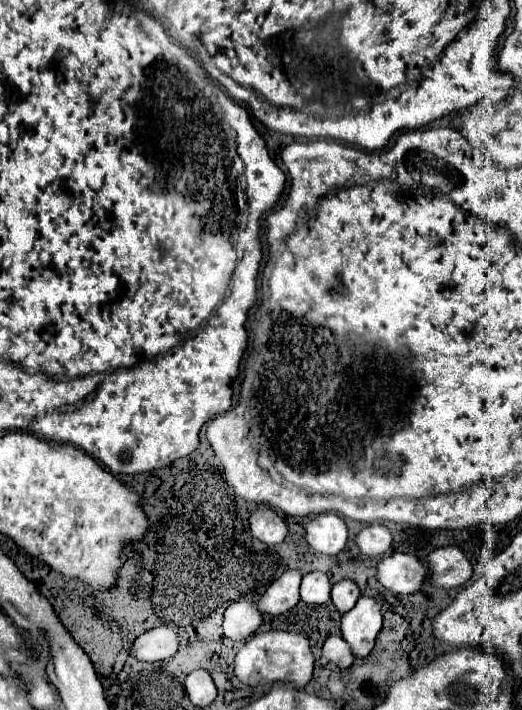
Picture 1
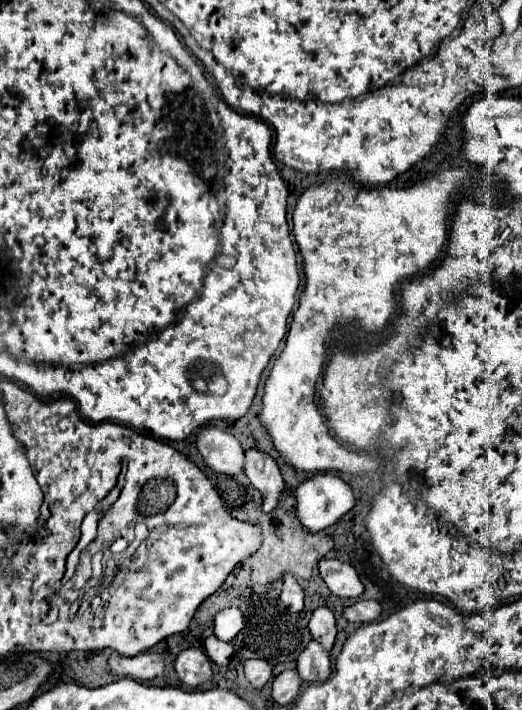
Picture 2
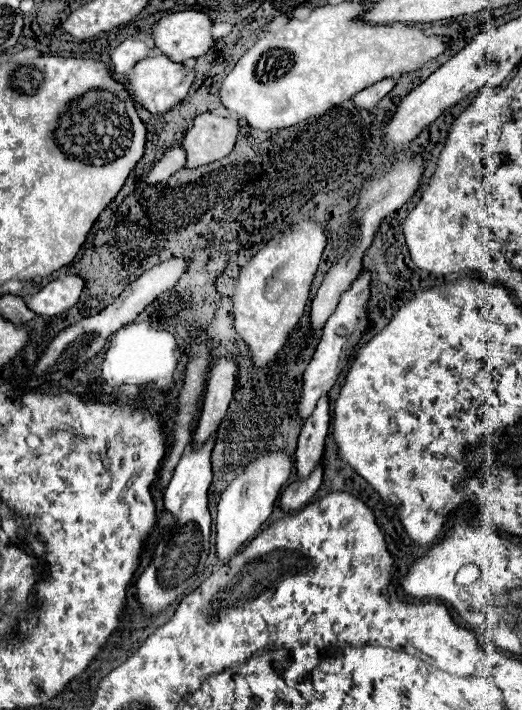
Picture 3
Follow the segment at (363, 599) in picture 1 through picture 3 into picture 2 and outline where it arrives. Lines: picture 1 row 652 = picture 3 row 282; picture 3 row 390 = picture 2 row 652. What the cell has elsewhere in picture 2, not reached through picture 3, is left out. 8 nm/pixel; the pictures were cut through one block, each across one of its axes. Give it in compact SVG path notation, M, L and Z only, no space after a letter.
M312 640L306 646L306 650L298 656L296 670L298 670L298 676L308 684L326 680L332 672L328 650L324 650L316 640Z

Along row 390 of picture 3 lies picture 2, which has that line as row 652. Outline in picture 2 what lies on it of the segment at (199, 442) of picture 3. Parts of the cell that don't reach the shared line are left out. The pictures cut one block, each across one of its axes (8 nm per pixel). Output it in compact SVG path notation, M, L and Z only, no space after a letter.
M210 636L206 642L204 642L204 650L206 650L206 656L218 664L218 666L228 666L232 654L234 654L234 646L230 642L222 642L218 640L216 636Z

